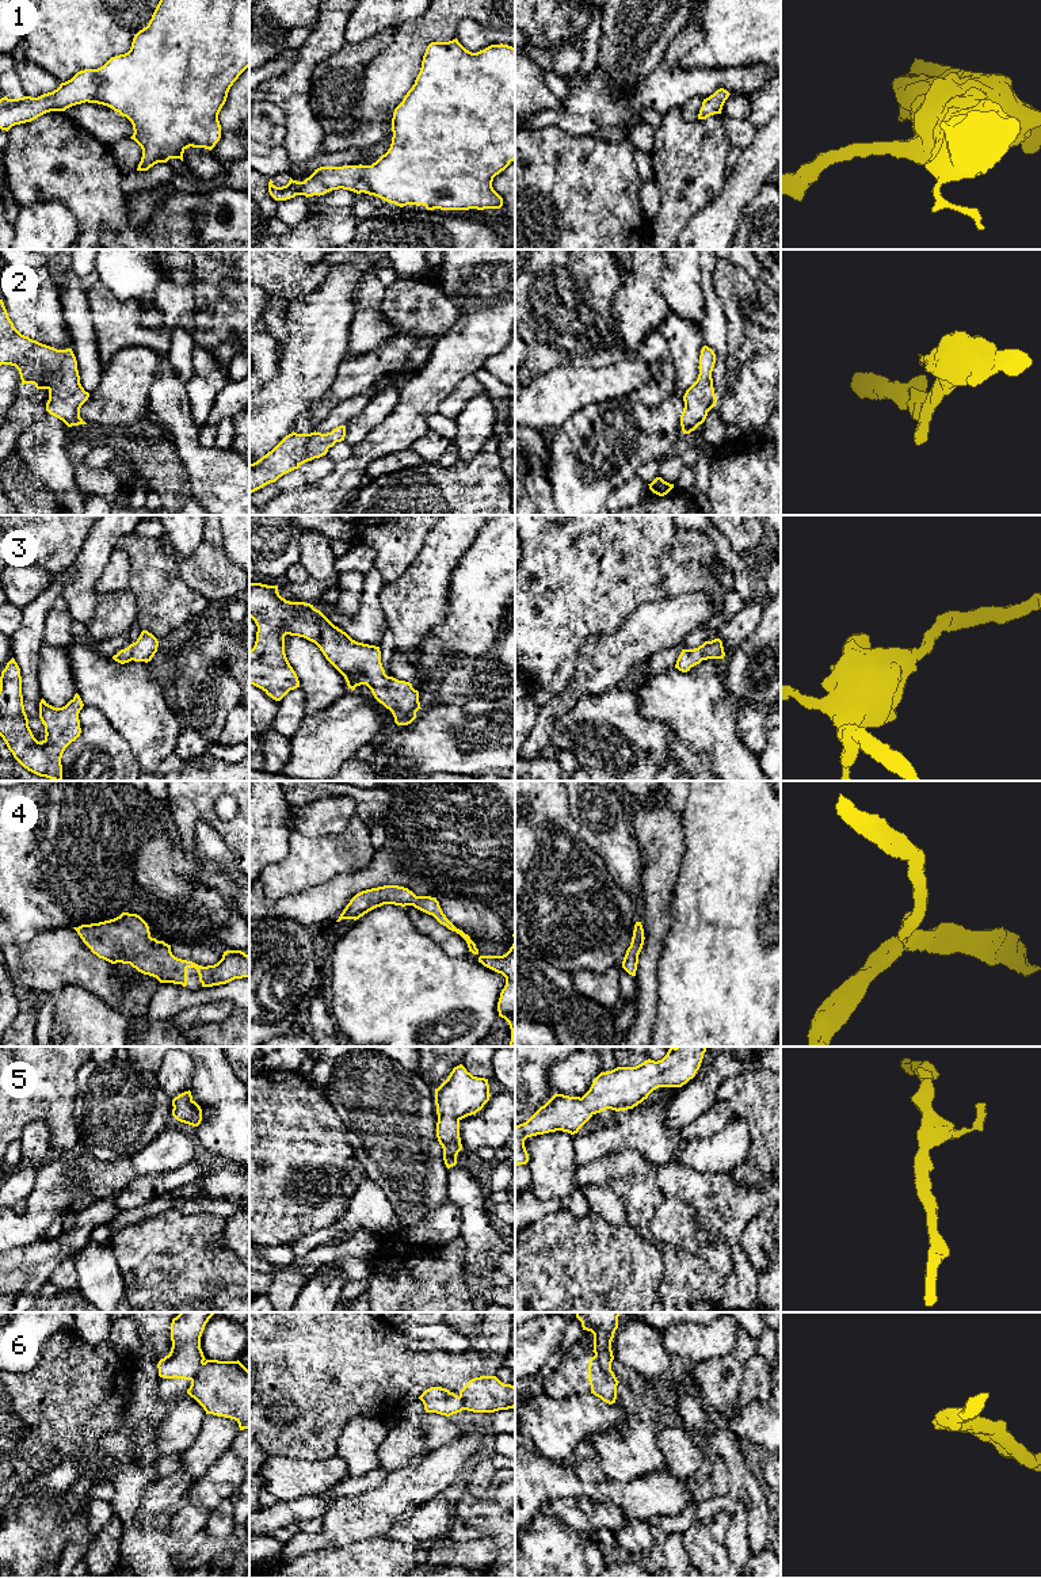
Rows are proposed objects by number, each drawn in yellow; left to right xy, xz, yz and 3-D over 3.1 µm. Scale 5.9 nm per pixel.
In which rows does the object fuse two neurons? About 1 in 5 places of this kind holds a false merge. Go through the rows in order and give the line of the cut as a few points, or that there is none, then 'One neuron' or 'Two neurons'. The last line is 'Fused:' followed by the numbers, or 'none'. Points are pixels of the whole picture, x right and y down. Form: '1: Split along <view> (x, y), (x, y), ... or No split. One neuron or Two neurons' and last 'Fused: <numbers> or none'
1: No split. One neuron
2: No split. One neuron
3: No split. One neuron
4: No split. One neuron
5: No split. One neuron
6: Split along yz (595, 1354), (599, 1364), (610, 1369). Two neurons
Fused: 6

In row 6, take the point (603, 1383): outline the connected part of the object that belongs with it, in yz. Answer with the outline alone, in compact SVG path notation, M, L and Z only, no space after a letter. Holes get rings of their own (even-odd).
M596 1356L591 1357L588 1362L588 1381L591 1385L591 1394L609 1404L615 1403L617 1385L619 1381L611 1369L600 1367Z

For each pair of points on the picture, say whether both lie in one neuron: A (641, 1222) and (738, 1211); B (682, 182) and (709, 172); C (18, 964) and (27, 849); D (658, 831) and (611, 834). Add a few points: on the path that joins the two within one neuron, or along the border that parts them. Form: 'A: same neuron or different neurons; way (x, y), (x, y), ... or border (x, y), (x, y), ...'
A: same neuron; way (651, 1193), (659, 1185), (690, 1185), (709, 1193)
B: same neuron; way (689, 175), (691, 172), (702, 172)
C: same neuron; way (15, 936), (15, 877)
D: different neurons; border (636, 804), (633, 835), (641, 852), (643, 862)

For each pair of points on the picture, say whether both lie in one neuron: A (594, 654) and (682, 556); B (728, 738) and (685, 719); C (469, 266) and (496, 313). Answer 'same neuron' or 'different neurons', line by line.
A: different neurons
B: same neuron
C: same neuron

